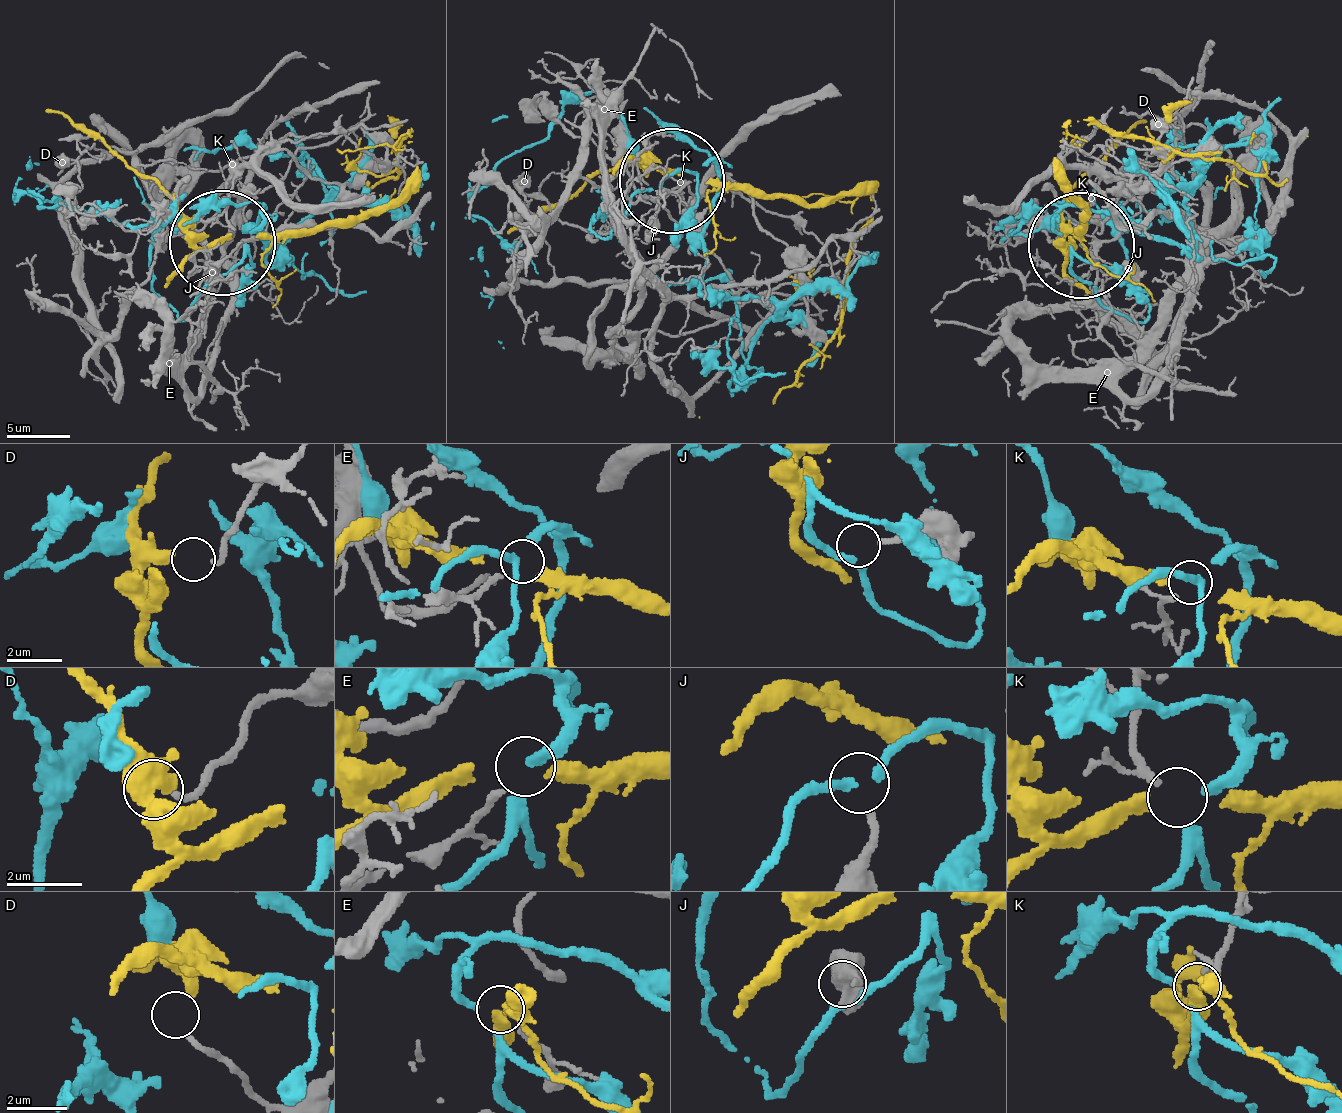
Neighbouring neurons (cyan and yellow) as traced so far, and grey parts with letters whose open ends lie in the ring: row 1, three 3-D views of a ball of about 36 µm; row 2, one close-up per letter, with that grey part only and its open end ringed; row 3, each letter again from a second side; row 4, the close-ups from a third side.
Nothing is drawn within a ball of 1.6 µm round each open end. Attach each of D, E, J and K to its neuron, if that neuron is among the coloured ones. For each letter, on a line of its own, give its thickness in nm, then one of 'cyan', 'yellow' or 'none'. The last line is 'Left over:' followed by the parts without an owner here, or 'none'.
D: 150 nm thick; none
E: 190 nm thick; none
J: 200 nm thick; cyan
K: 180 nm thick; yellow
Left over: D, E

